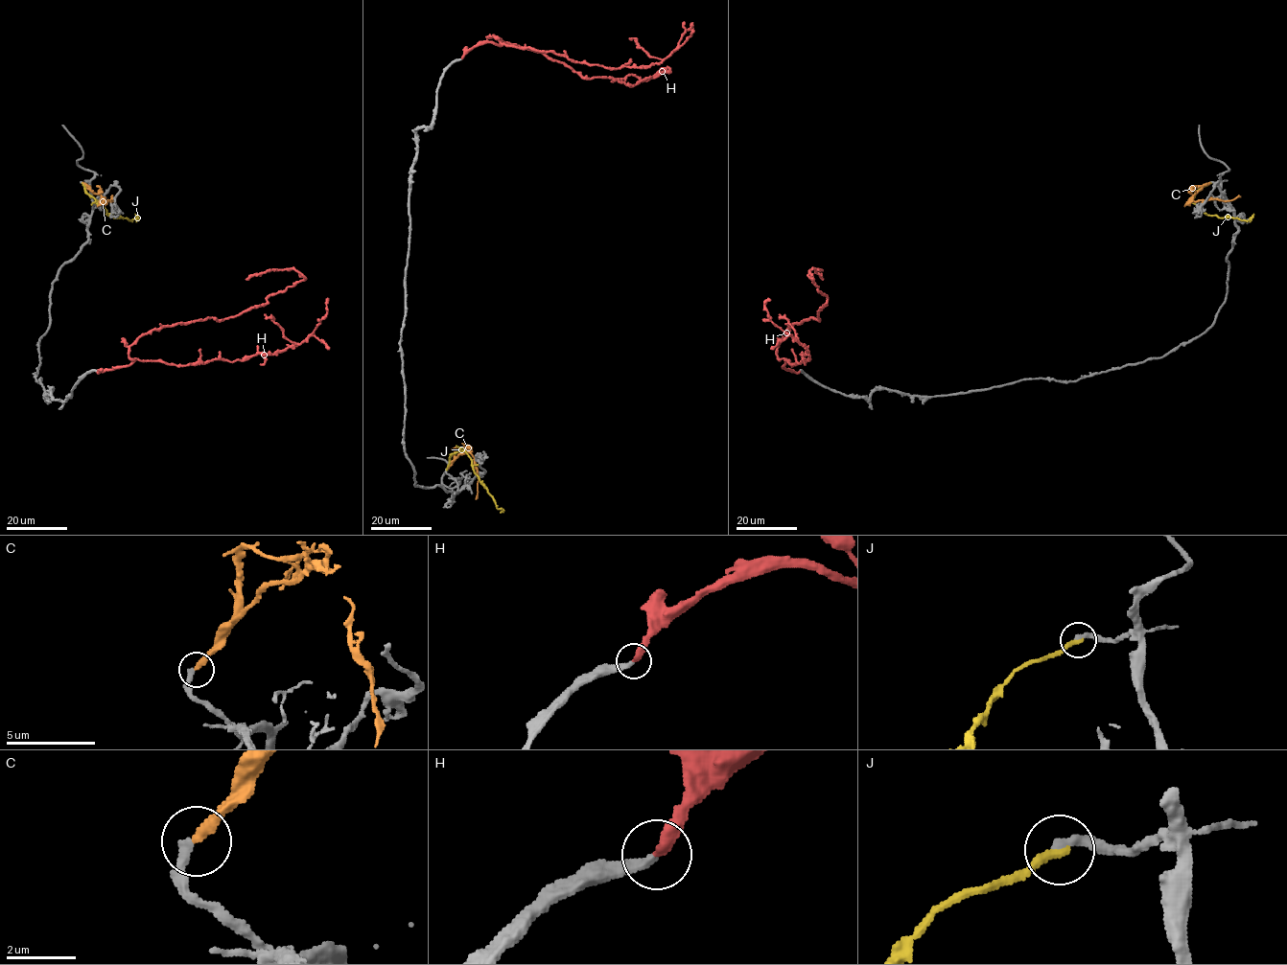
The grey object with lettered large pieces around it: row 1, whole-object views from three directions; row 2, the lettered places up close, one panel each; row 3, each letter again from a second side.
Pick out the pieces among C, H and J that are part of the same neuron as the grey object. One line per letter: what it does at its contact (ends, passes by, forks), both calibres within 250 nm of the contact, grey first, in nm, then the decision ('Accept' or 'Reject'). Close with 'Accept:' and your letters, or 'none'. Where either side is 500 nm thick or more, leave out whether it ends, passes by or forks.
C: It ends there. Thickness 260 nm (grey) against 320 nm. Reject
H: It ends there. Thickness 320 nm (grey) against 300 nm. Accept
J: It ends there. Thickness 280 nm (grey) against 260 nm. Reject
Accept: H

